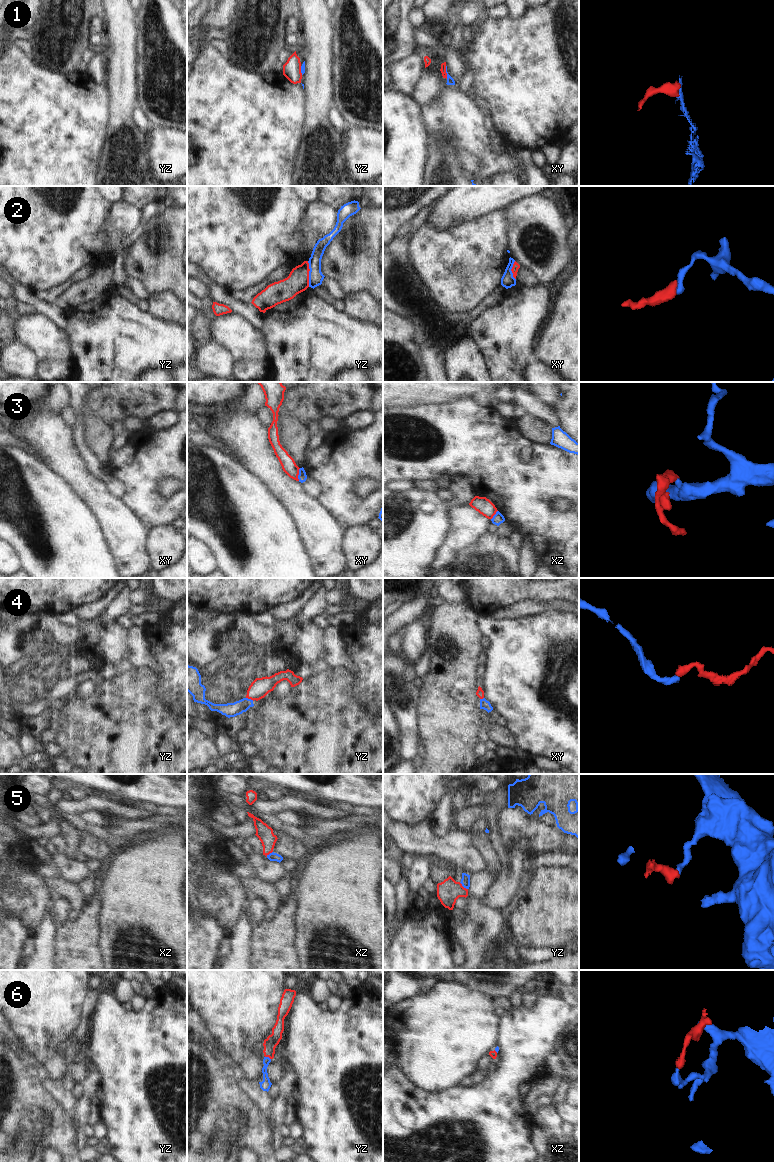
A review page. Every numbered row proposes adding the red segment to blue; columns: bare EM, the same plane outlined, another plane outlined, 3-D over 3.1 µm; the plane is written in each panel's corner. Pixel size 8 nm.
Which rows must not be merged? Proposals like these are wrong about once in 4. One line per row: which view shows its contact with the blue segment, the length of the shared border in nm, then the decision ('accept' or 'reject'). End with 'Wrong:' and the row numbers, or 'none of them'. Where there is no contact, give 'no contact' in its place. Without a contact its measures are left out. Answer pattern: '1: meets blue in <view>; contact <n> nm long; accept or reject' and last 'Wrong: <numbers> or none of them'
1: meets blue in xy; contact 110 nm long; reject
2: meets blue in yz; contact 200 nm long; reject
3: meets blue in xy; contact 110 nm long; reject
4: meets blue in yz; contact 70 nm long; accept
5: meets blue in yz; contact 90 nm long; accept
6: meets blue in yz; contact 50 nm long; accept
Wrong: 1, 2, 3

